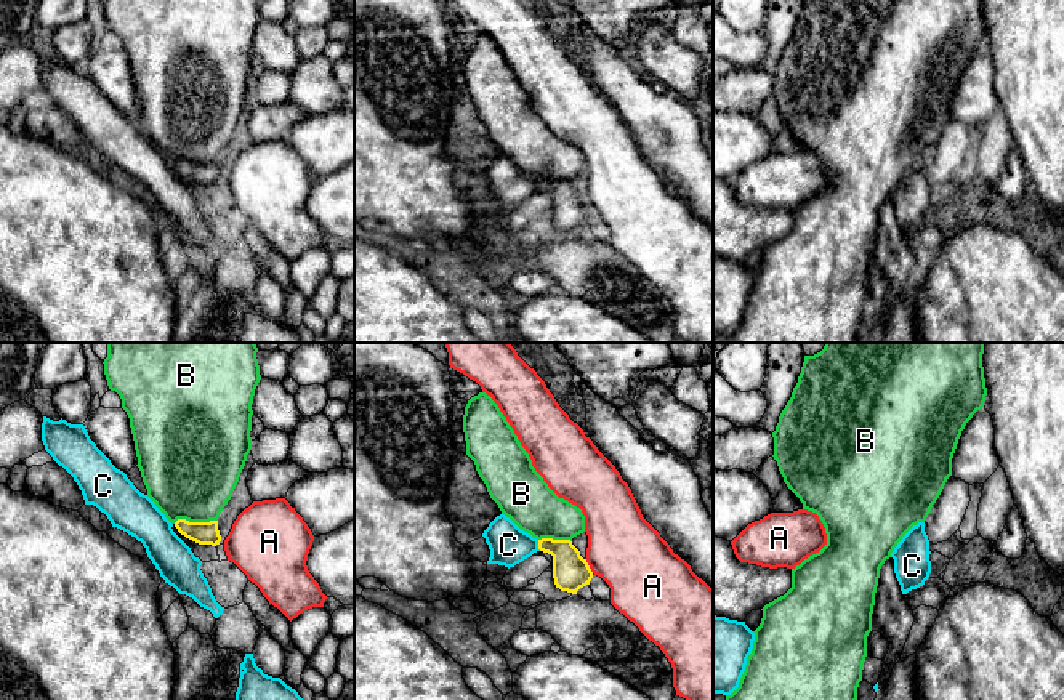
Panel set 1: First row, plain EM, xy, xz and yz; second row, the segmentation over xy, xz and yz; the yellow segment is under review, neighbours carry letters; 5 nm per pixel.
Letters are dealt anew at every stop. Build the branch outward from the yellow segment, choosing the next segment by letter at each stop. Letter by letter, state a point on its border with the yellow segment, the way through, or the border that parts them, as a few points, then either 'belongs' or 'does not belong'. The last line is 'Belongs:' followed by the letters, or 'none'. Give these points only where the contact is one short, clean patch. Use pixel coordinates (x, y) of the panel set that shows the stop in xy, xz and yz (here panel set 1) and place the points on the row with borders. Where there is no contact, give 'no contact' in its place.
A: xz (588, 566) | along xz (585, 559), (593, 572) | does not belong
B: xy (194, 522) | does not belong
C: xz (539, 545) | along xz (537, 540), (540, 550) | does not belong
Belongs: none

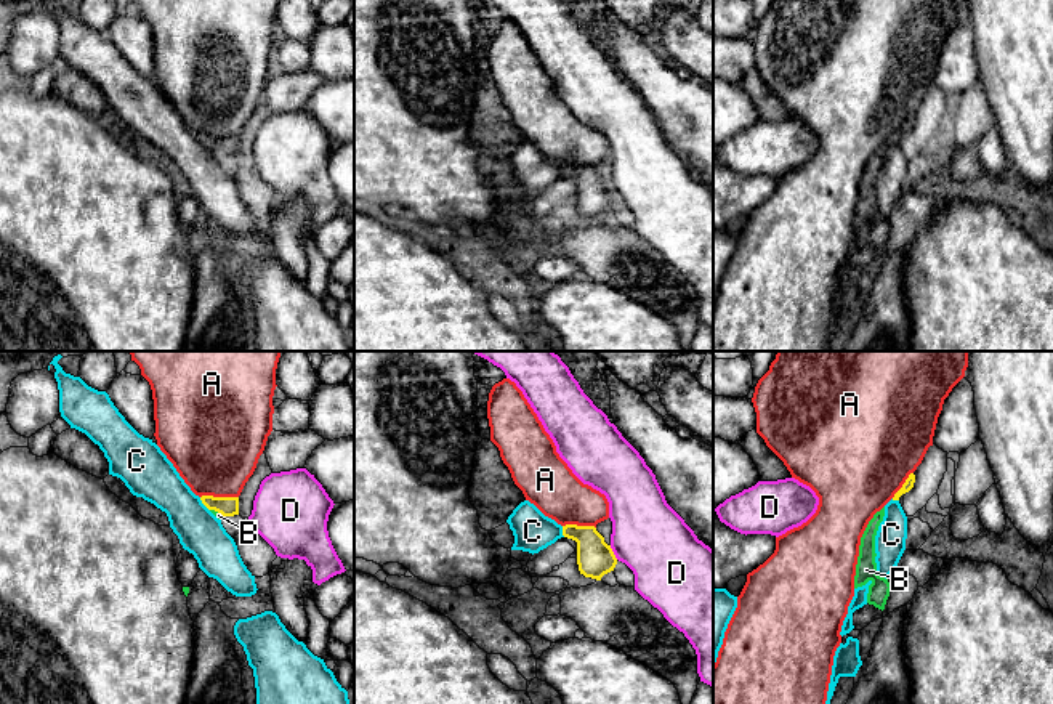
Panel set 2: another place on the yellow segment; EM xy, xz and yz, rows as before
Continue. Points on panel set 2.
A: xy (218, 497) | does not belong
B: xy (217, 510) | across xy (226, 505), (217, 510), (218, 515) | belongs
C: xy (202, 502) | along xy (199, 497), (209, 510) | does not belong
D: xz (613, 552) | along xz (609, 546), (617, 558) | does not belong
Belongs: B

